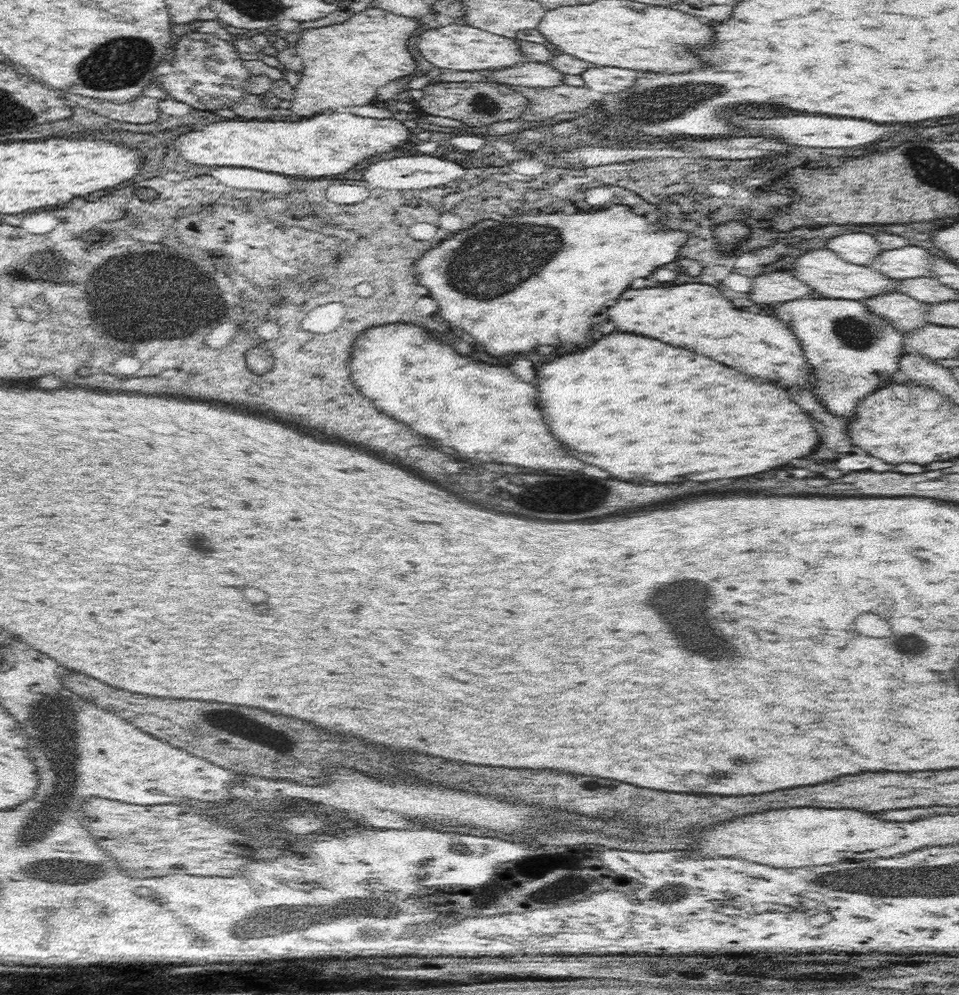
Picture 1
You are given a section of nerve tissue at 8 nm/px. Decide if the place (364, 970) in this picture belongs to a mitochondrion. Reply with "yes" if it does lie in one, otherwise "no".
no

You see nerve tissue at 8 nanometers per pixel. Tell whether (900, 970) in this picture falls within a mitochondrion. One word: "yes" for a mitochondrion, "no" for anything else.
no

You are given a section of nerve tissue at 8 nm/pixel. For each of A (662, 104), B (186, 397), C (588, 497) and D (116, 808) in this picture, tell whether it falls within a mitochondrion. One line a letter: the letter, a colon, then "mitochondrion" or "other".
A: mitochondrion
B: other
C: mitochondrion
D: other

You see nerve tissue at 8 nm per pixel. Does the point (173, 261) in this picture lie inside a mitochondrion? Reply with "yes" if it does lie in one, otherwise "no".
yes

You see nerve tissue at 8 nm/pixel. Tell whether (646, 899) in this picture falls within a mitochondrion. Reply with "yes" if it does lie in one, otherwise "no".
yes

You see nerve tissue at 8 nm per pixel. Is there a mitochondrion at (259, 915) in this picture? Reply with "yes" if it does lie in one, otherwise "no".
yes

